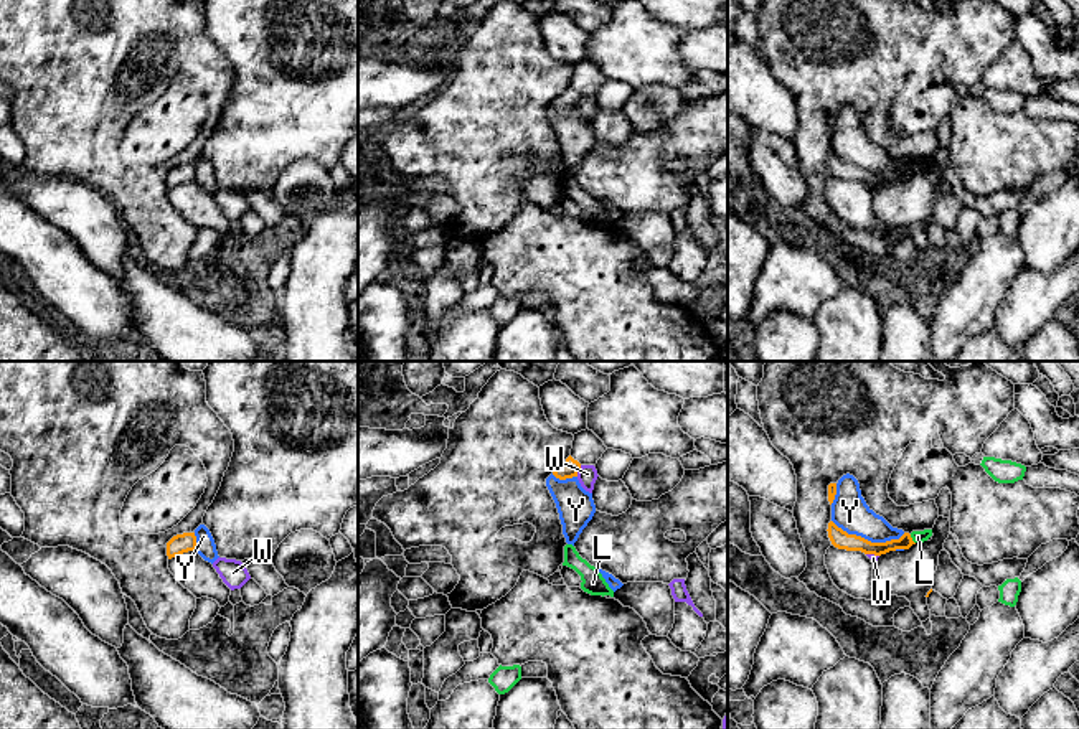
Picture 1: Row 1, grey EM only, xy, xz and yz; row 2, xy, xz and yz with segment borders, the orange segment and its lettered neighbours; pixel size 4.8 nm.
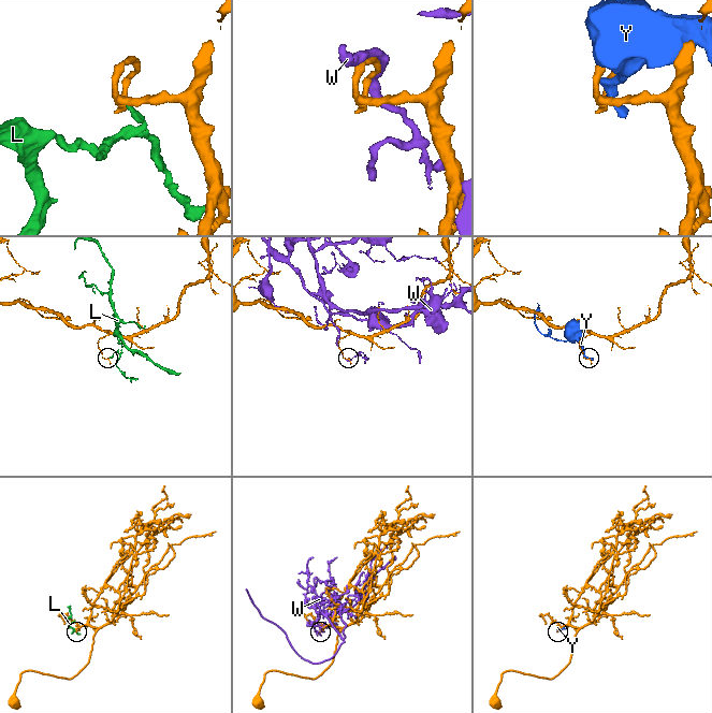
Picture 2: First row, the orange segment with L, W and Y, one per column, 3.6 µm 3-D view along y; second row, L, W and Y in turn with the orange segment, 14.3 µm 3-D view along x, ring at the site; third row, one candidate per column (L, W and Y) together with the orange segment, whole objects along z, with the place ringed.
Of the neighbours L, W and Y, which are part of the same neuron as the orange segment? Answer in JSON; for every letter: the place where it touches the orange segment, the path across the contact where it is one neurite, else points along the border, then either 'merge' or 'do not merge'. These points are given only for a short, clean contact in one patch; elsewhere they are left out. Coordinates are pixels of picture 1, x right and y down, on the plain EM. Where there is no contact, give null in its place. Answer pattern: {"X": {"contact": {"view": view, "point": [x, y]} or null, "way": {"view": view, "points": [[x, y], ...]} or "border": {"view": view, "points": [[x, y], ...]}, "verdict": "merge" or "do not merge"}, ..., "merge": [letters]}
{"L": {"contact": {"view": "yz", "point": [911, 170]}, "border": {"view": "yz", "points": [[909, 165], [914, 174]]}, "verdict": "do not merge"}, "W": {"contact": {"view": "xz", "point": [578, 101]}, "verdict": "do not merge"}, "Y": {"contact": {"view": "yz", "point": [866, 170]}, "verdict": "do not merge"}, "merge": []}

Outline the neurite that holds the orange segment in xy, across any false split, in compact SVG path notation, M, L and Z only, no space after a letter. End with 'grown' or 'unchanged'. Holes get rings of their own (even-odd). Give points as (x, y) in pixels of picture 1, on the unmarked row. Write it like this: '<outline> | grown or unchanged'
M195 163L177 165L167 173L168 190L195 180L196 180Z | unchanged

